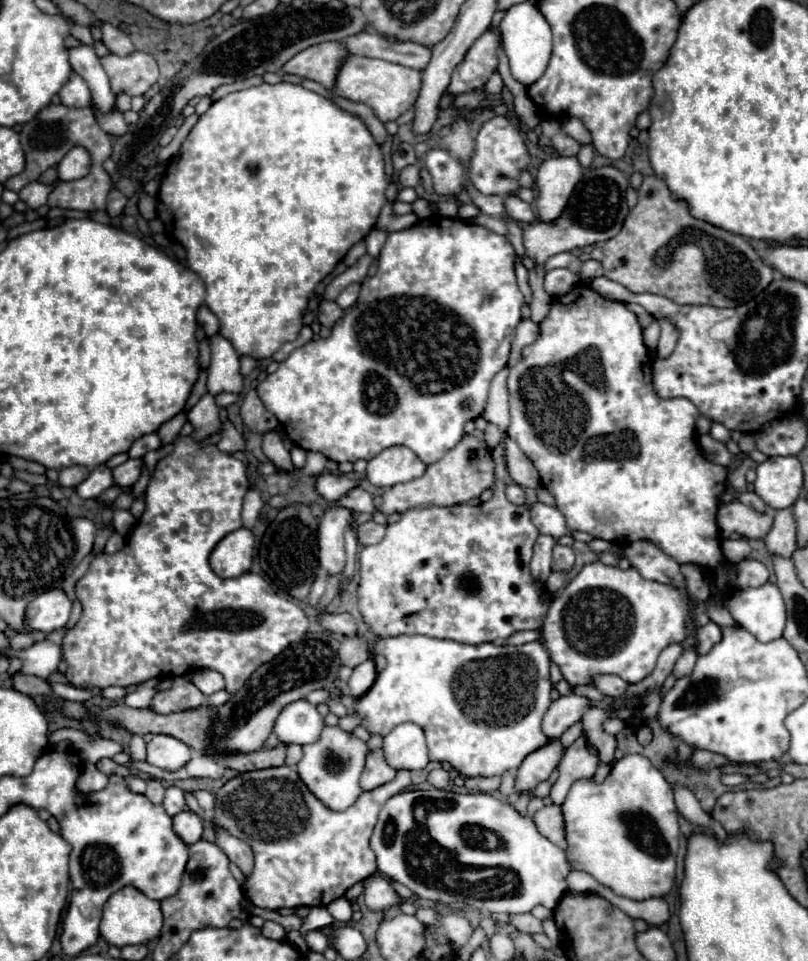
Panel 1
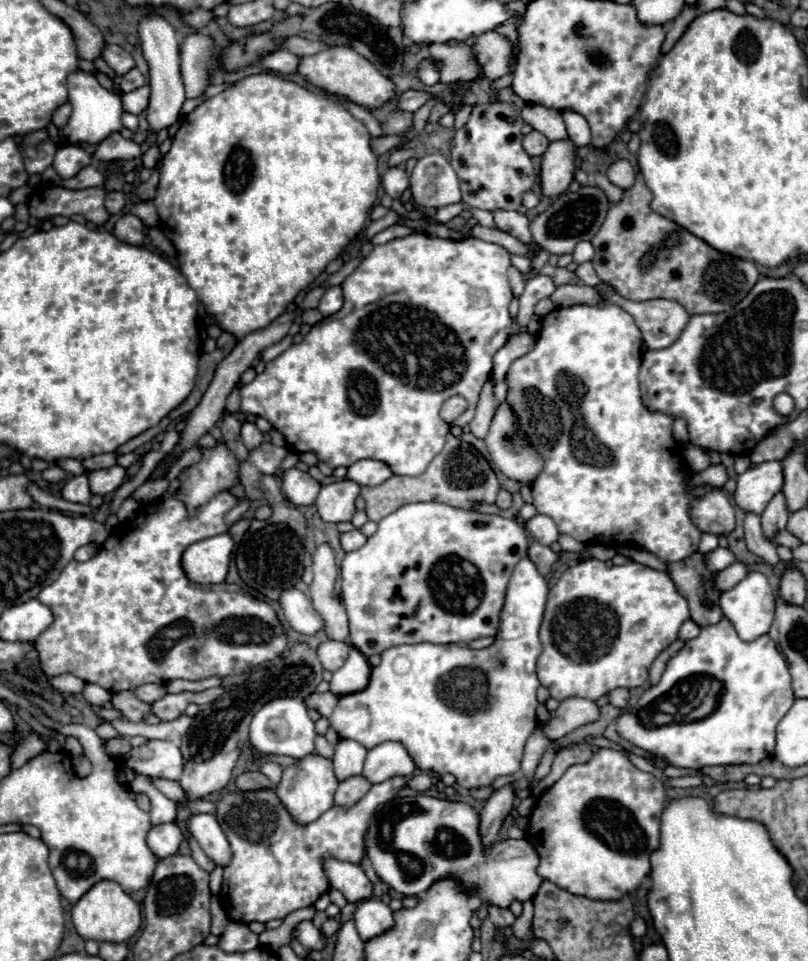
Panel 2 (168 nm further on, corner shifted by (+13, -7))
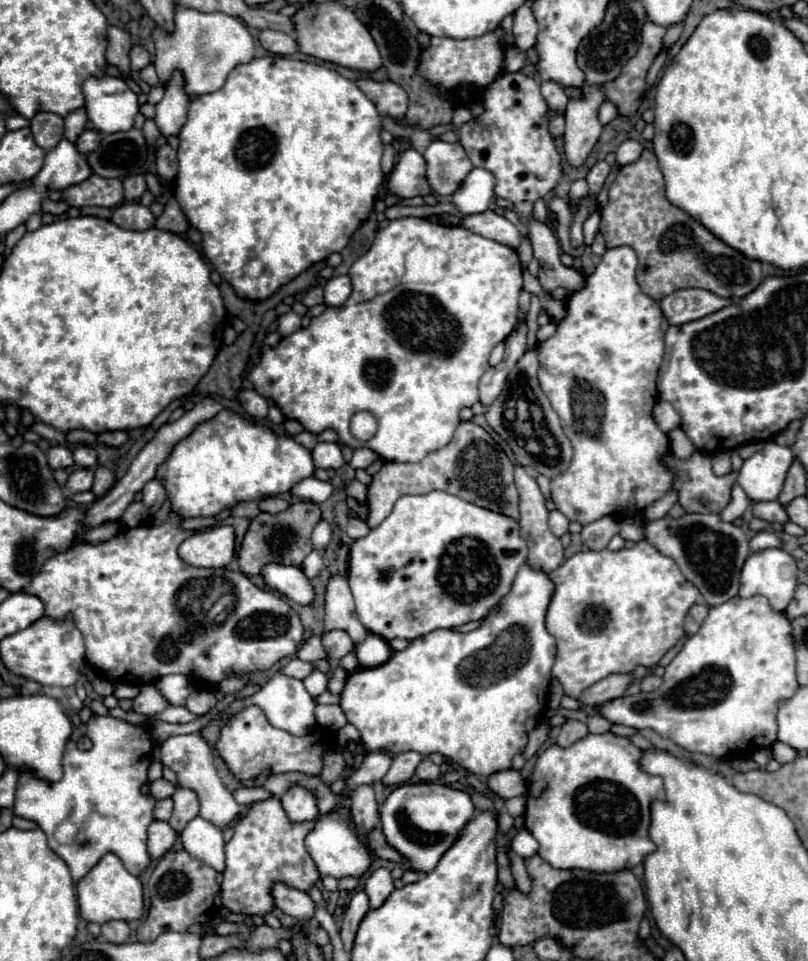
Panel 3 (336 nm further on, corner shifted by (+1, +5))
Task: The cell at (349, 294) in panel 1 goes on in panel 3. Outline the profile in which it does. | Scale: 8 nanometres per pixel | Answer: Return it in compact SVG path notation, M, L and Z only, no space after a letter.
M334 276L324 286L324 304L326 306L342 306L352 292L352 284L348 276Z

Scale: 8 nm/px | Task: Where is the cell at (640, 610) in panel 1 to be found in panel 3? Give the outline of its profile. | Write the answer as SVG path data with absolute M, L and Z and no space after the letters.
M640 540L634 548L618 552L610 552L608 548L598 552L578 552L550 572L548 578L554 582L554 594L546 610L546 630L558 642L552 670L554 678L558 678L564 692L572 698L580 698L582 690L610 674L632 672L636 666L656 666L660 658L684 636L684 618L688 608L704 602L700 590L682 576L674 560L662 556L646 540Z

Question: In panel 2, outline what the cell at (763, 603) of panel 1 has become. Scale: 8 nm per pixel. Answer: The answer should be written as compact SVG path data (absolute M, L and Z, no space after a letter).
M760 572L748 574L732 590L722 592L722 596L720 596L720 608L722 608L724 616L730 620L730 624L734 624L734 630L746 642L752 642L758 636L768 634L770 624L774 620L774 602L776 602L776 598L772 594L772 588L770 588L766 576Z

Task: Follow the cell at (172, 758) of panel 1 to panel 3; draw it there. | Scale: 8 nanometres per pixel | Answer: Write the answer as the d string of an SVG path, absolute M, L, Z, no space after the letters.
M200 734L172 736L172 738L168 738L166 742L160 744L160 752L162 752L162 764L176 772L178 786L190 788L190 790L194 790L198 794L200 816L204 820L212 822L214 826L220 826L220 828L228 826L232 822L232 818L240 812L240 806L234 800L232 792L228 792L226 786L222 784L218 768L214 766L214 760L212 760L212 752L210 752L208 742Z

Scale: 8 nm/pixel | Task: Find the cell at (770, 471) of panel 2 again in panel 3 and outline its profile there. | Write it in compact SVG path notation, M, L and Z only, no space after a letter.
M768 442L760 452L744 460L736 482L752 500L776 500L792 460L790 448Z

